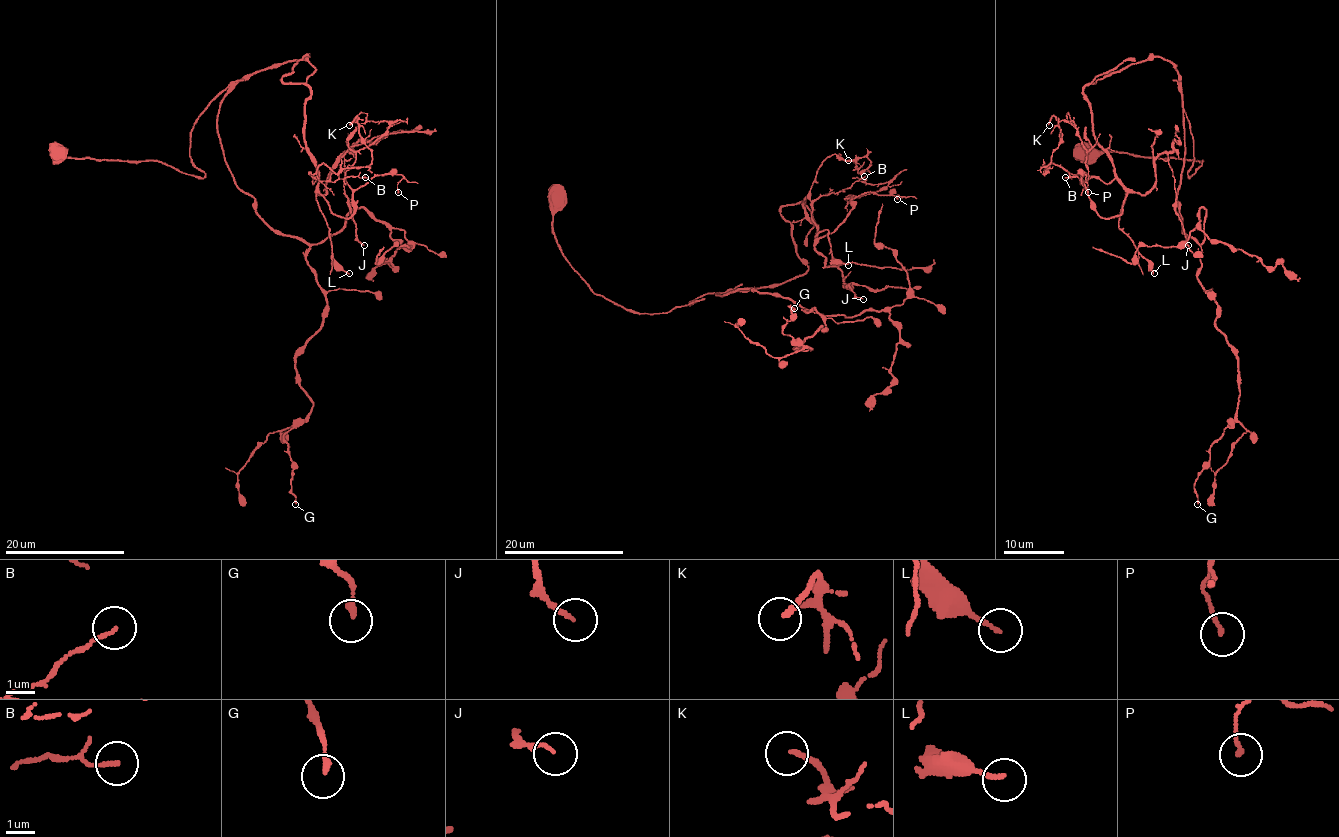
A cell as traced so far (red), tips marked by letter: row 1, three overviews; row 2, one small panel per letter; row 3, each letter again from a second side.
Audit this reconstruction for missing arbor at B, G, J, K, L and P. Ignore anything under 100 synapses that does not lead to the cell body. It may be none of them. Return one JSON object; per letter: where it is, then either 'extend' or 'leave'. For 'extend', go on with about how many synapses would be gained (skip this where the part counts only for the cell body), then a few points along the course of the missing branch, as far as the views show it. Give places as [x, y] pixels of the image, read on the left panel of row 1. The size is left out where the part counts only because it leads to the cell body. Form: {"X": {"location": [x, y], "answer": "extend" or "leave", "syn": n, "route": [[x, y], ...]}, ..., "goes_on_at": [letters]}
{"B": {"location": [365, 177], "answer": "leave"}, "G": {"location": [295, 504], "answer": "leave"}, "J": {"location": [364, 245], "answer": "leave"}, "K": {"location": [349, 125], "answer": "leave"}, "L": {"location": [349, 273], "answer": "leave"}, "P": {"location": [398, 192], "answer": "leave"}, "goes_on_at": []}

